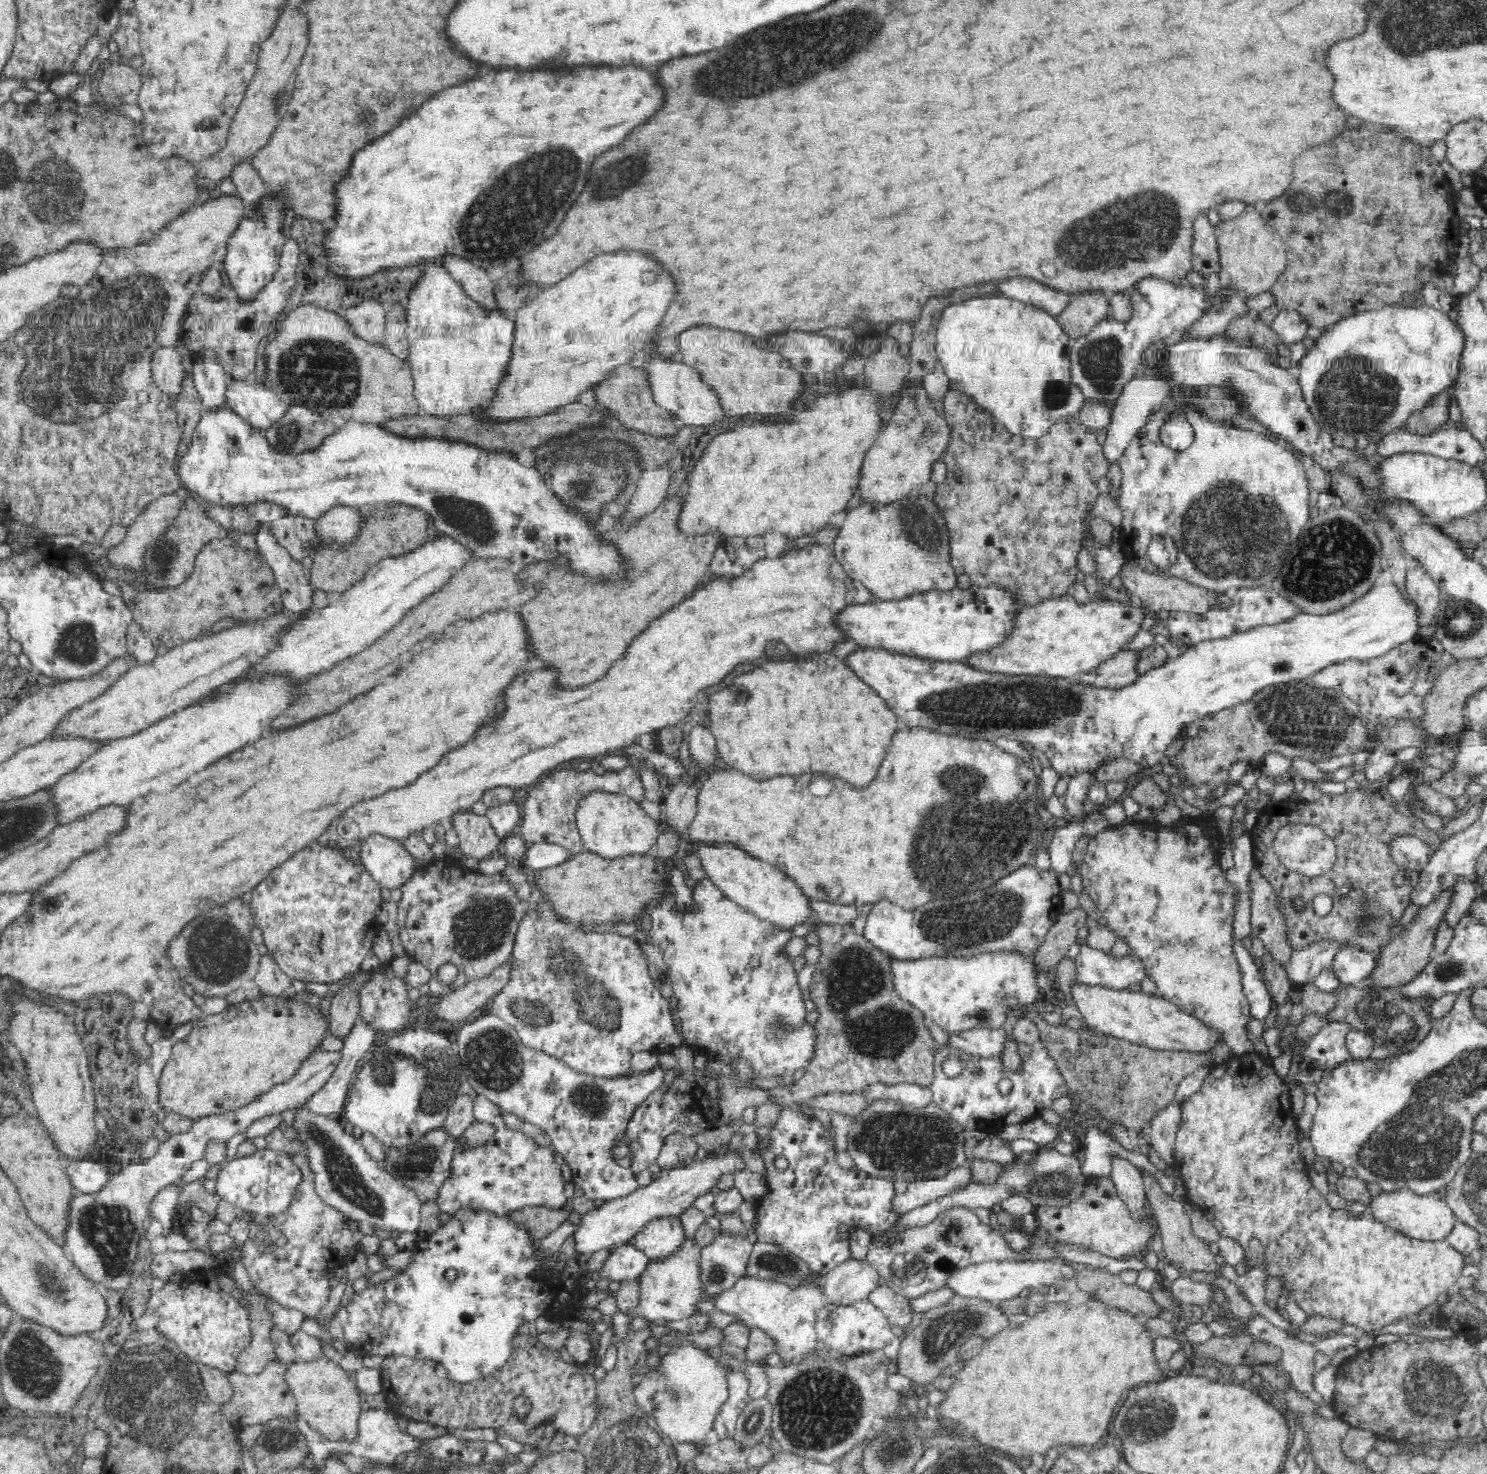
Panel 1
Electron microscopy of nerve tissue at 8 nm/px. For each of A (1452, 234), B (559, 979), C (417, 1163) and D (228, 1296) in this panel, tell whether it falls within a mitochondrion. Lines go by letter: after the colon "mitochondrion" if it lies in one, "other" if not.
A: other
B: mitochondrion
C: mitochondrion
D: other

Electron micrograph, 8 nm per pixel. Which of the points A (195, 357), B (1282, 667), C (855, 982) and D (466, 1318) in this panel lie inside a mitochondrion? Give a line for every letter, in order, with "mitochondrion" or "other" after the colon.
A: other
B: mitochondrion
C: mitochondrion
D: other

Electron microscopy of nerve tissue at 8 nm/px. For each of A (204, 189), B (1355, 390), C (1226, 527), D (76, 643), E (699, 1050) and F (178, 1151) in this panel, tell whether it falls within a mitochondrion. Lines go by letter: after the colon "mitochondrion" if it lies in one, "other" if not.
A: other
B: mitochondrion
C: mitochondrion
D: mitochondrion
E: other
F: other

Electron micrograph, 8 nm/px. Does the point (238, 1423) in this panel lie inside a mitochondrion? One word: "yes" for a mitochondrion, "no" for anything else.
no

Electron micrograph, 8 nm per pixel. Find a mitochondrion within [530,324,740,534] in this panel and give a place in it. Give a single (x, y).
(579, 490)

